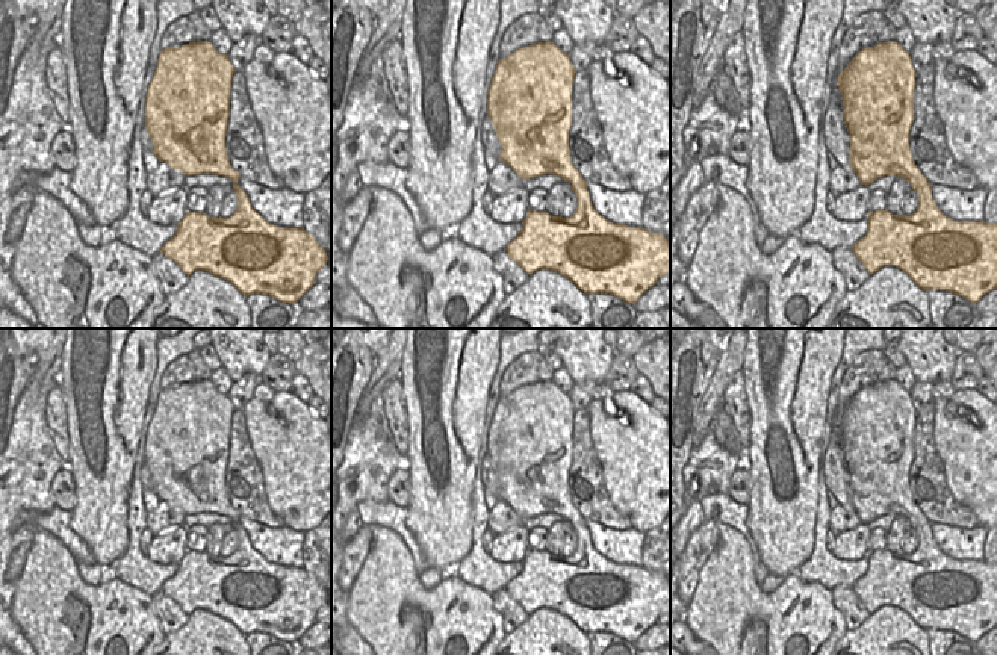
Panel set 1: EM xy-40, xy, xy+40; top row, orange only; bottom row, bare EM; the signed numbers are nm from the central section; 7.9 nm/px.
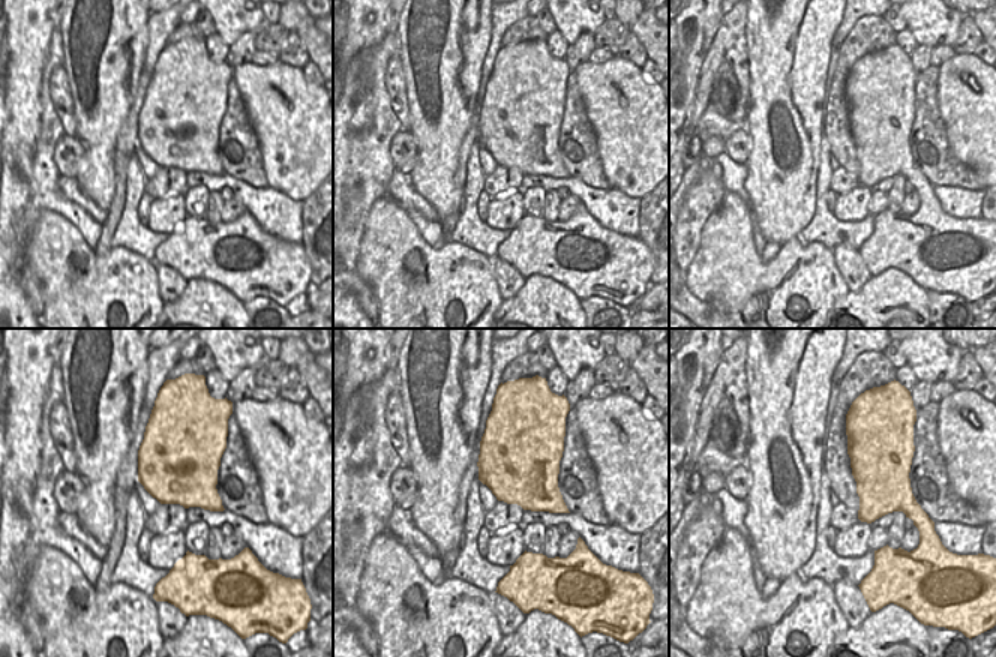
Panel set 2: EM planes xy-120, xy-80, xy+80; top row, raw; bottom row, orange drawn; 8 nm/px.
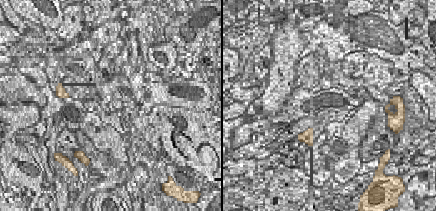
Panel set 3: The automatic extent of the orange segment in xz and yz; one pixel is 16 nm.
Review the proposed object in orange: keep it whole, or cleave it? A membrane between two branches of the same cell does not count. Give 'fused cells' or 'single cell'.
fused cells

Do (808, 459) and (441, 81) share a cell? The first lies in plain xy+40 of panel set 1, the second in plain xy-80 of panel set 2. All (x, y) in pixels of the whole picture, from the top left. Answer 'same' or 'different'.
same

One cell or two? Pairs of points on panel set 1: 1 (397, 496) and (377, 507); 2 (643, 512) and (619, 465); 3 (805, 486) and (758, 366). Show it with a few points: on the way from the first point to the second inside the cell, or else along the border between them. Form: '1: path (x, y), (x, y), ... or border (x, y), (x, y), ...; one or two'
1: border (401, 466), (389, 481), (389, 498), (406, 509); two
2: path (643, 499), (643, 489), (631, 477); one
3: path (793, 456), (787, 434), (787, 421), (764, 397); one

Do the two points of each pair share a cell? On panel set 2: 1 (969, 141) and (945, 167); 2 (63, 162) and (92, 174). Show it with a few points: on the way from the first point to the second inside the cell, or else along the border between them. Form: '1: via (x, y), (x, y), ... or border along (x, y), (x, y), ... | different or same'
1: border along (944, 125), (951, 153), (980, 176) | different
2: border along (78, 138), (84, 149), (84, 158), (75, 177) | different

